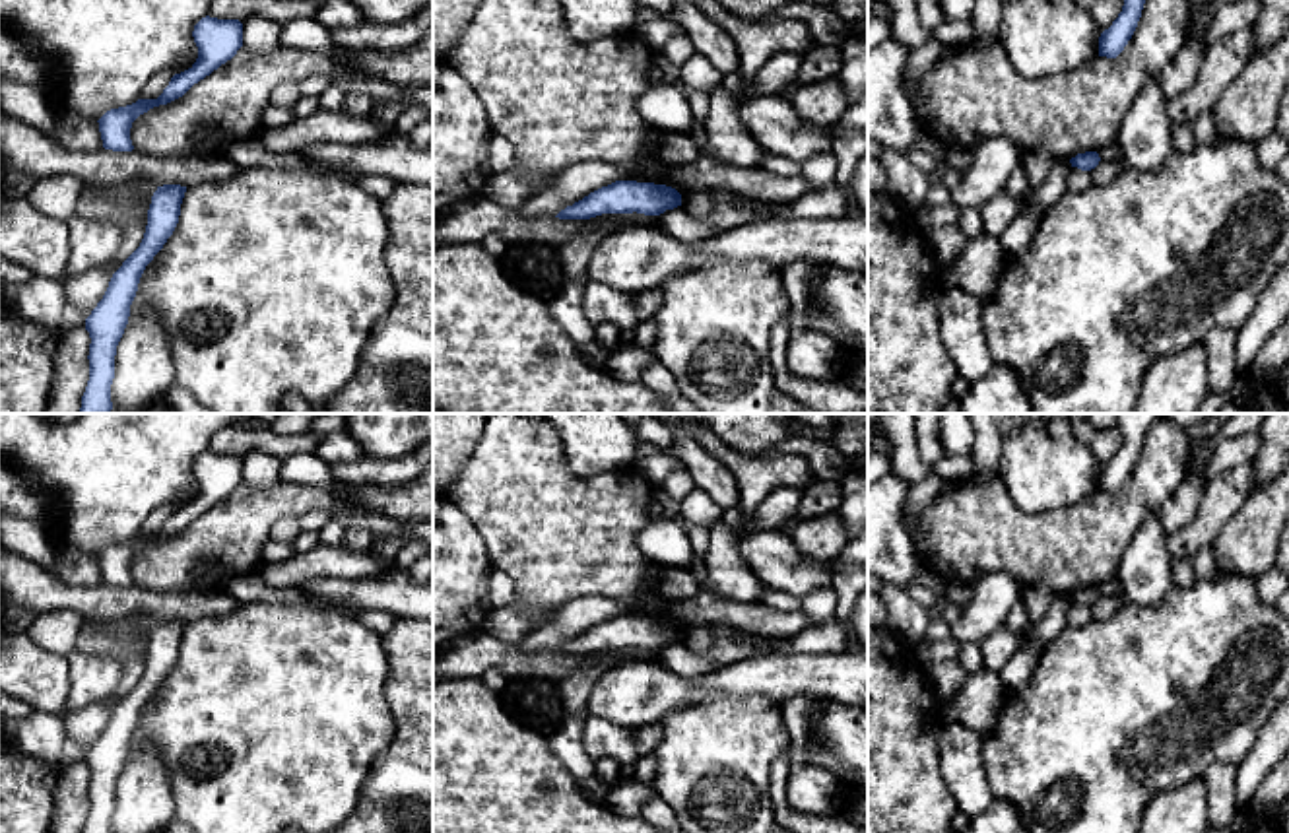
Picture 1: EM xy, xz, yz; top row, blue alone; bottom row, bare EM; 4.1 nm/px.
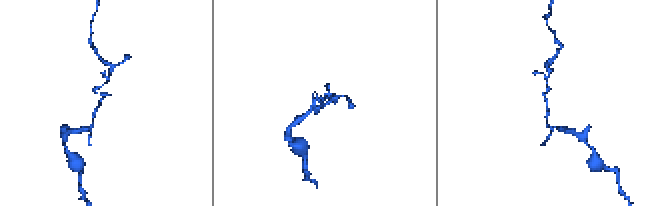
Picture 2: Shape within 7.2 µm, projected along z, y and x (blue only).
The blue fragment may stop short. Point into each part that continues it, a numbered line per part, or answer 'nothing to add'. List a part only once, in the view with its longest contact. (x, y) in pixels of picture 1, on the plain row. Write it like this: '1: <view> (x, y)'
nothing to add

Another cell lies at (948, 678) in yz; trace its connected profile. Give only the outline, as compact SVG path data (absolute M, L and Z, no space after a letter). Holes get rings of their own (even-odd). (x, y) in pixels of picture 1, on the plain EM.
M957 660L930 664L926 674L942 701L957 695L969 678Z

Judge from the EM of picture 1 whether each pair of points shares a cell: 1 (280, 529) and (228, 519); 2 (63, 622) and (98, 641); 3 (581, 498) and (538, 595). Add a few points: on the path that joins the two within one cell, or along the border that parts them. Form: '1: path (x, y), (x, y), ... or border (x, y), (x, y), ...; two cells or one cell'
1: border (297, 515), (280, 519), (270, 529), (268, 538); two cells
2: border (82, 622), (76, 645), (86, 653), (113, 659); two cells
3: path (581, 521), (556, 548), (548, 571); one cell

